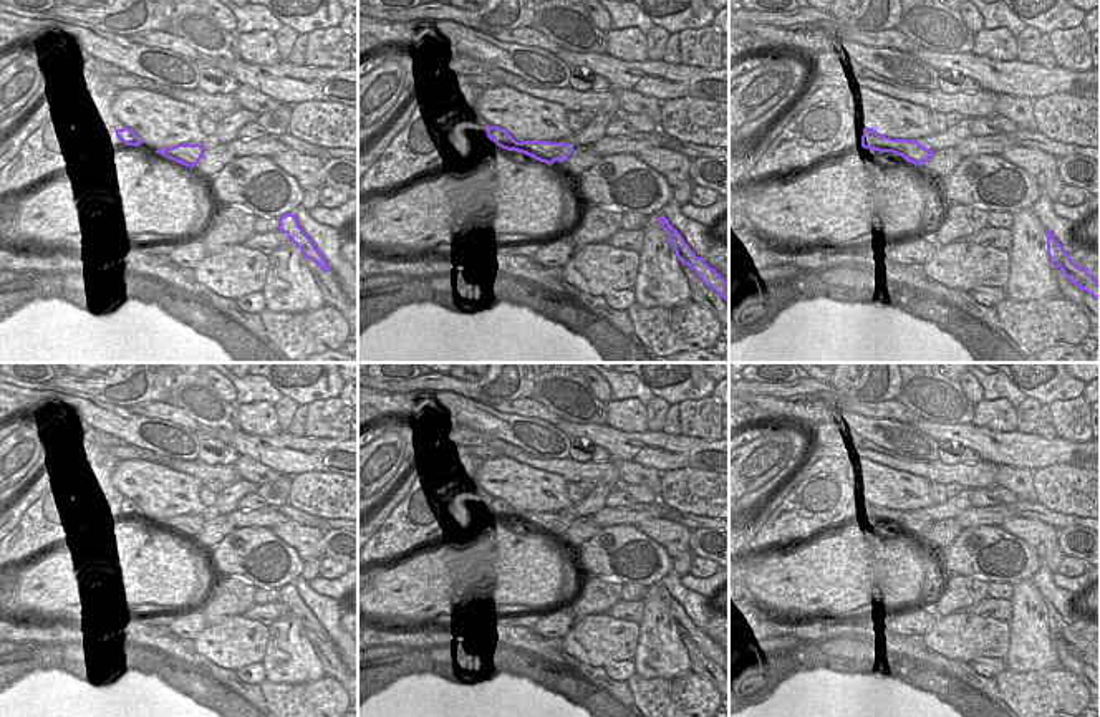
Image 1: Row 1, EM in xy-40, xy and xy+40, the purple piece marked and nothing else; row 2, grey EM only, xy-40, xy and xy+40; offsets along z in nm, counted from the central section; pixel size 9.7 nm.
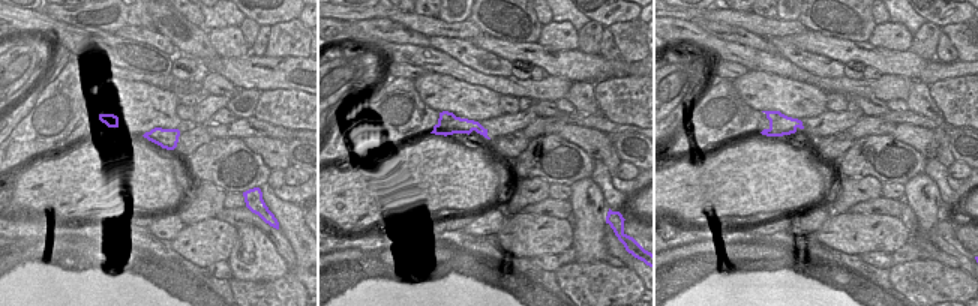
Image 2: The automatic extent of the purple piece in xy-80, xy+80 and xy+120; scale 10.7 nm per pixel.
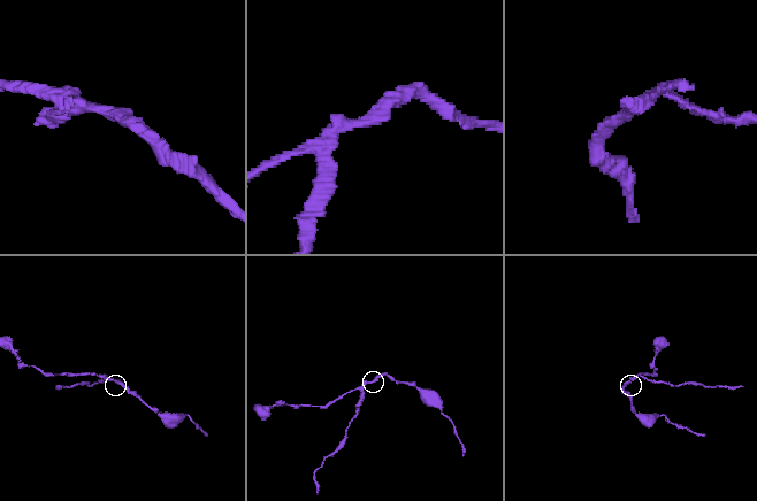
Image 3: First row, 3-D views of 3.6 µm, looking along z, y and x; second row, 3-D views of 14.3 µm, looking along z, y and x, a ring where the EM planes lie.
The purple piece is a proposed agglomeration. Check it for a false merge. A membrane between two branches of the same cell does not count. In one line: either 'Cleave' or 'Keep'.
Cleave.

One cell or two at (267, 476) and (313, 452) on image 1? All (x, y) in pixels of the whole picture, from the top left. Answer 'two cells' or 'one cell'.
two cells

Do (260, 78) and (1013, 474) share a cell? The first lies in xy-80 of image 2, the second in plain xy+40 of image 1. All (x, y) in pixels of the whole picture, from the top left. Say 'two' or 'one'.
two

